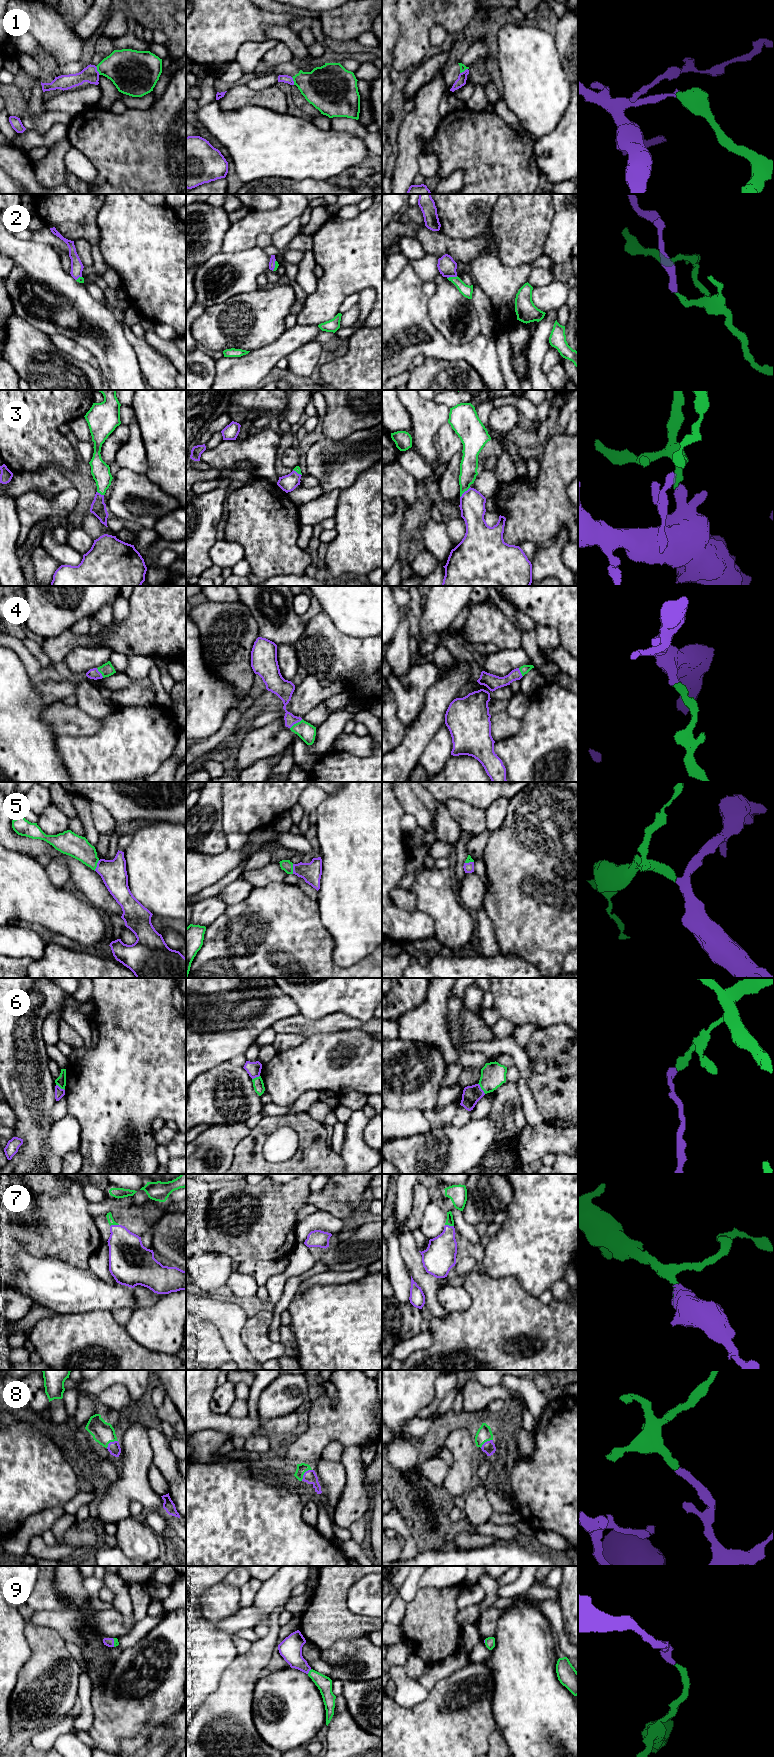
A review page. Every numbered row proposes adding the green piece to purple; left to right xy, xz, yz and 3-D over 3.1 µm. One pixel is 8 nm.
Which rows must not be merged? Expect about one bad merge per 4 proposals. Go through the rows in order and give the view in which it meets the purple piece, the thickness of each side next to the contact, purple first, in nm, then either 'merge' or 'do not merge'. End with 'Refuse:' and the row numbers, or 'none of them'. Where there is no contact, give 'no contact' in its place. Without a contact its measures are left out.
1: xy | 130/320 nm | do not merge
2: yz | 150/90 nm | merge
3: yz | 200/140 nm | merge
4: xz | 110/140 nm | merge
5: xy | 200/190 nm | merge
6: yz | 150/200 nm | do not merge
7: xy | 280/50 nm | merge
8: xz | 100/80 nm | merge
9: xz | 180/120 nm | merge
Refuse: 1, 6

